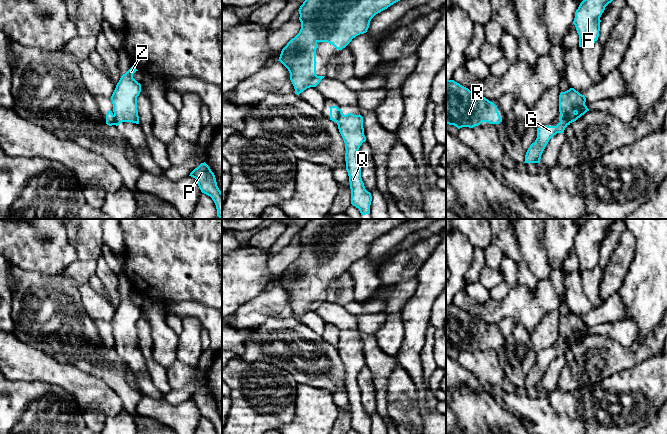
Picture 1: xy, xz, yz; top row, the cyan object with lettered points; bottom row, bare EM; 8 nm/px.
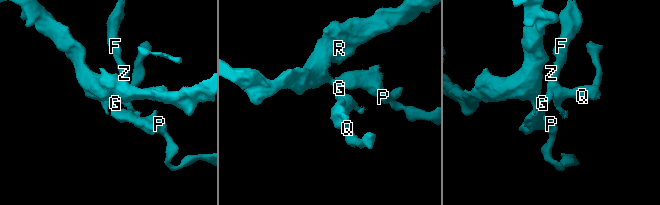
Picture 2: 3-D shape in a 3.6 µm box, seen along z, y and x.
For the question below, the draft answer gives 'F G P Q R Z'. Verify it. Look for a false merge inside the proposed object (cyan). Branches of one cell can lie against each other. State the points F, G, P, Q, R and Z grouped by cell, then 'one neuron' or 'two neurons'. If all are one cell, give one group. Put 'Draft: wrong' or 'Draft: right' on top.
Draft: wrong
groups F Q Z / G P R; two neurons

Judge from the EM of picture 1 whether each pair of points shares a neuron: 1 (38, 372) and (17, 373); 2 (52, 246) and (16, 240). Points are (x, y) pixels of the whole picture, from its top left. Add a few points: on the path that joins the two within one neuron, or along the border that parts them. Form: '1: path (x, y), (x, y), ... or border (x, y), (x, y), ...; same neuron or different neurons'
1: path (33, 372), (22, 372); same neuron
2: path (43, 246), (35, 241), (25, 241); same neuron

